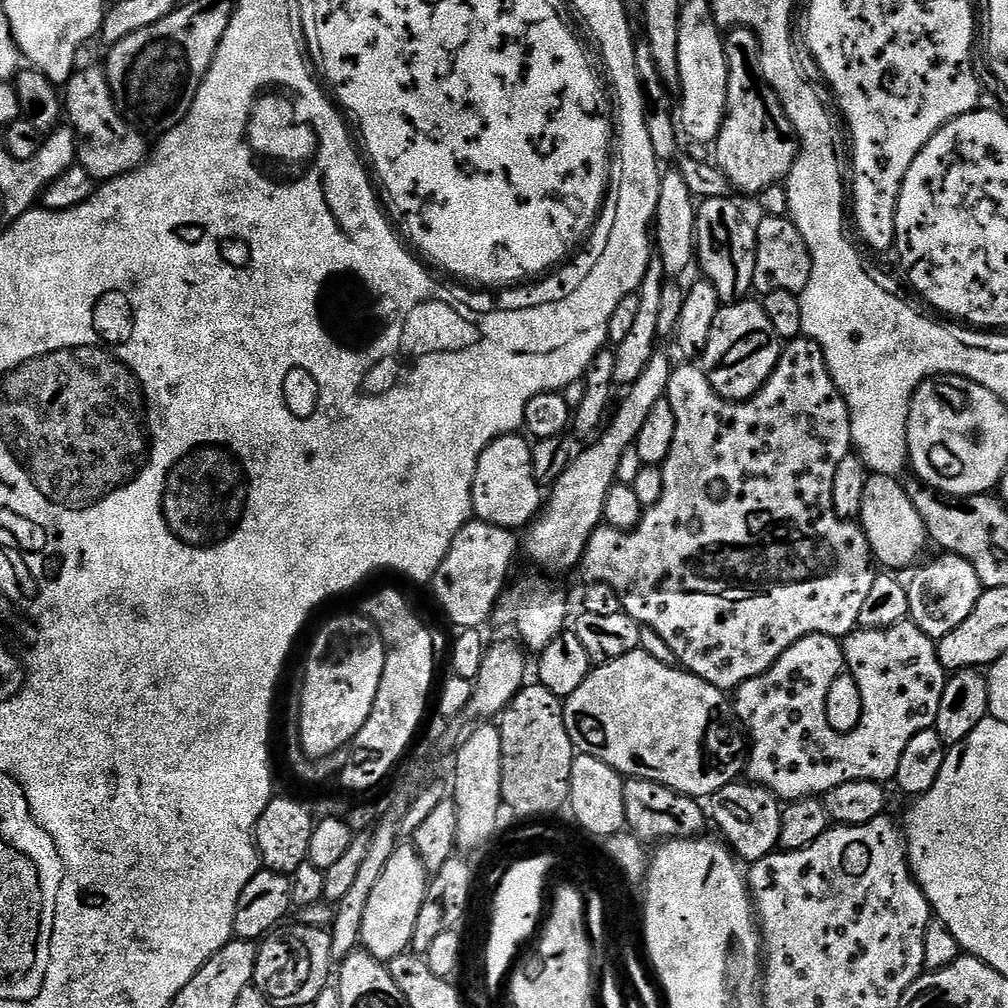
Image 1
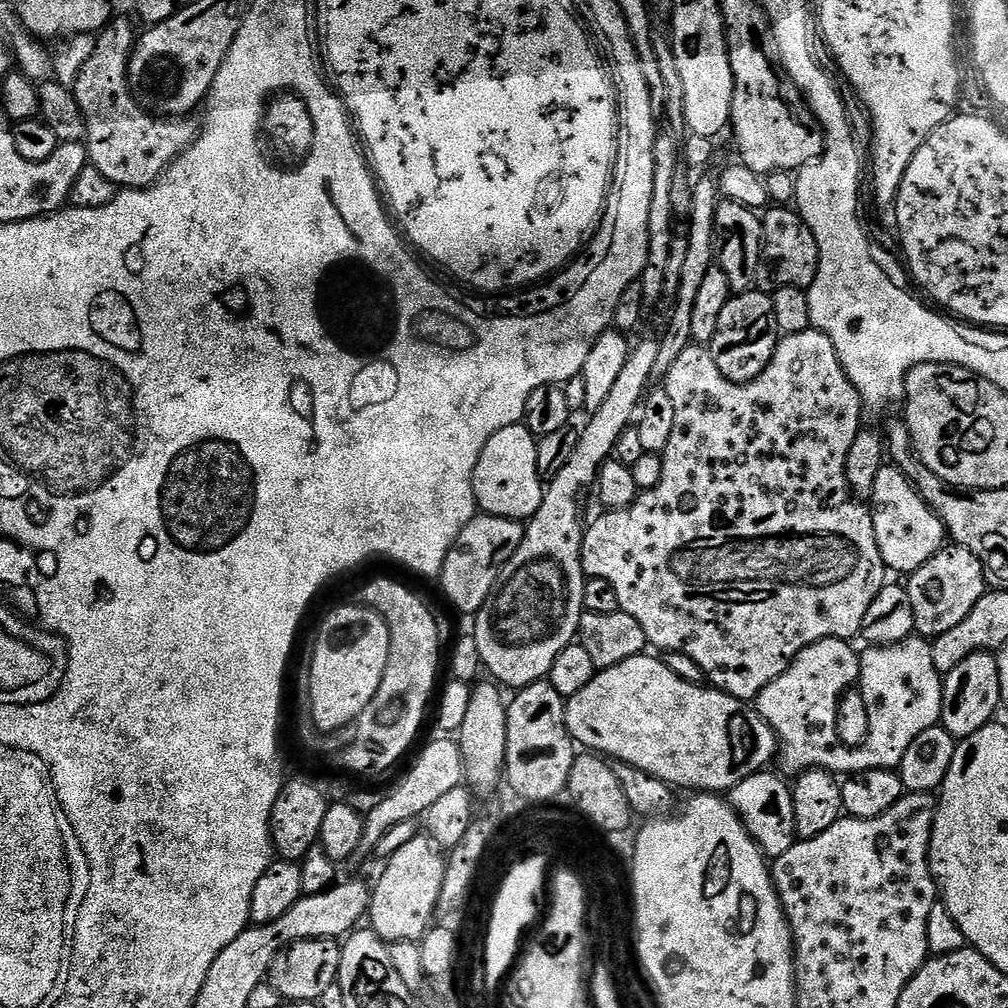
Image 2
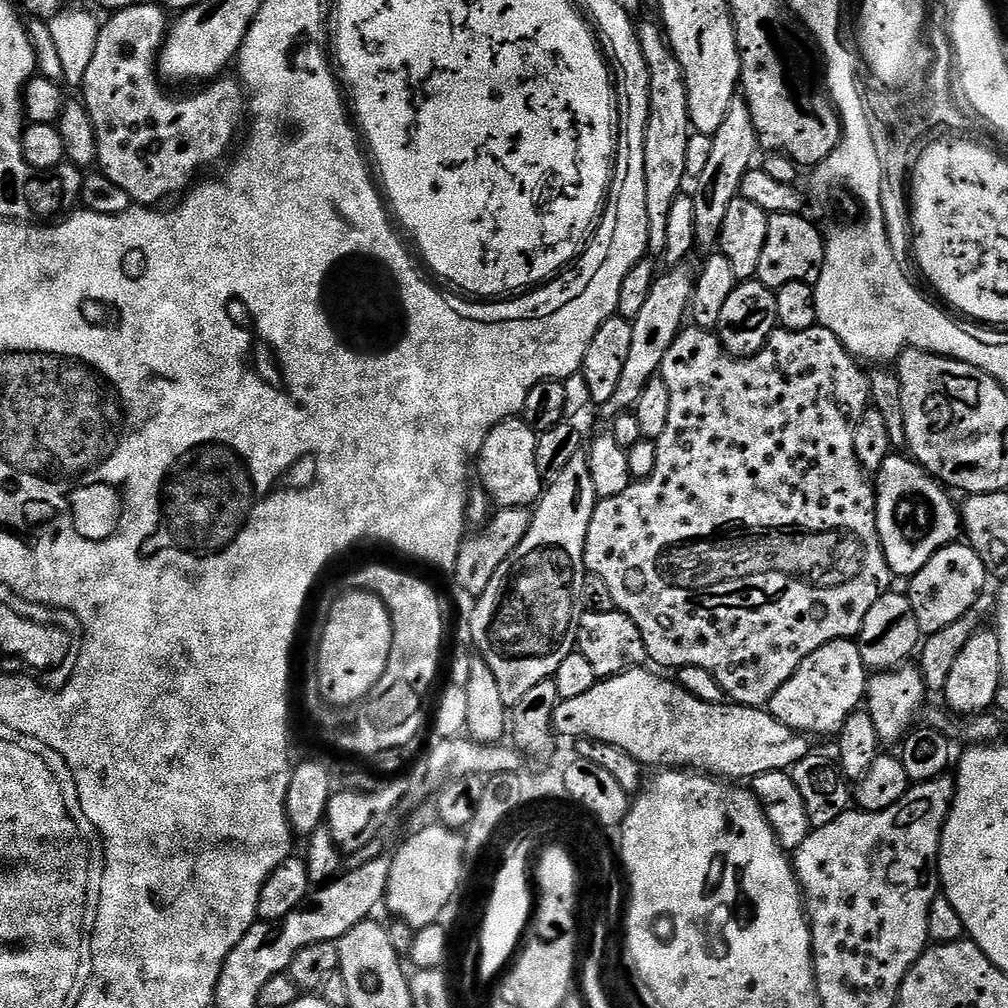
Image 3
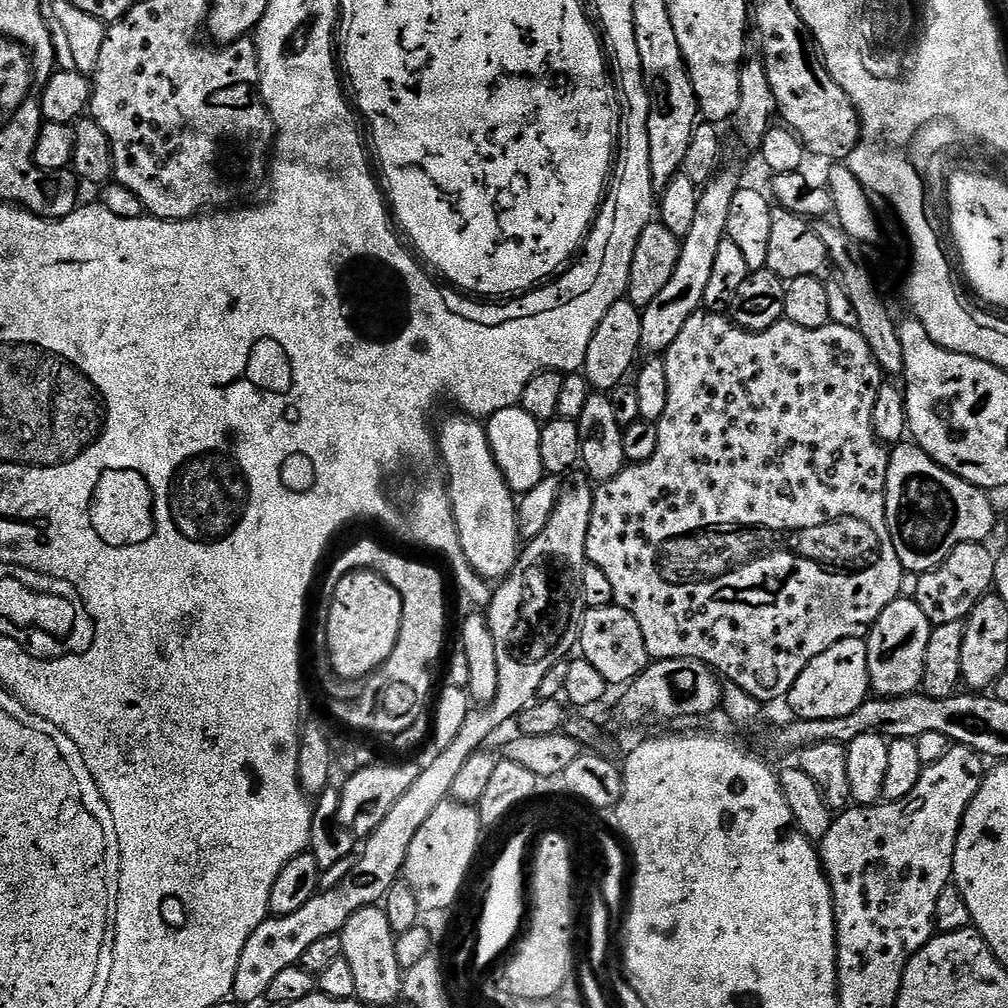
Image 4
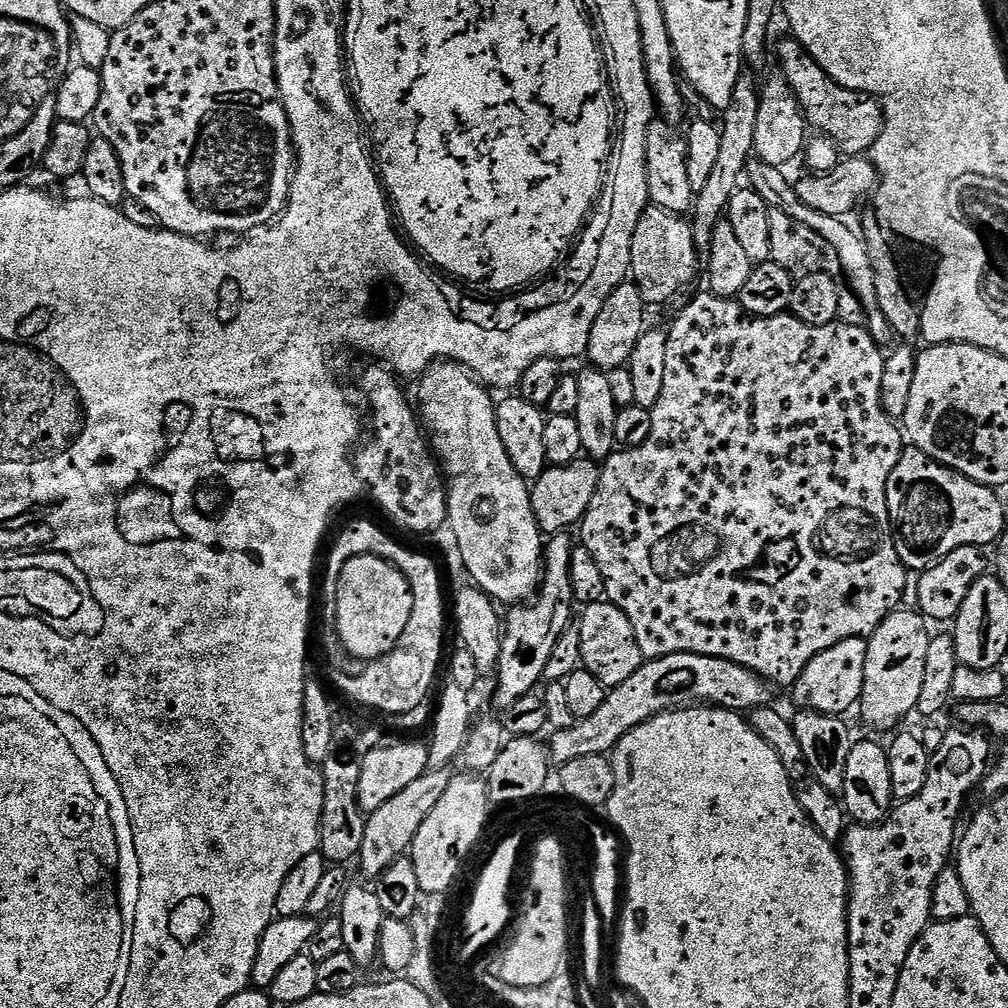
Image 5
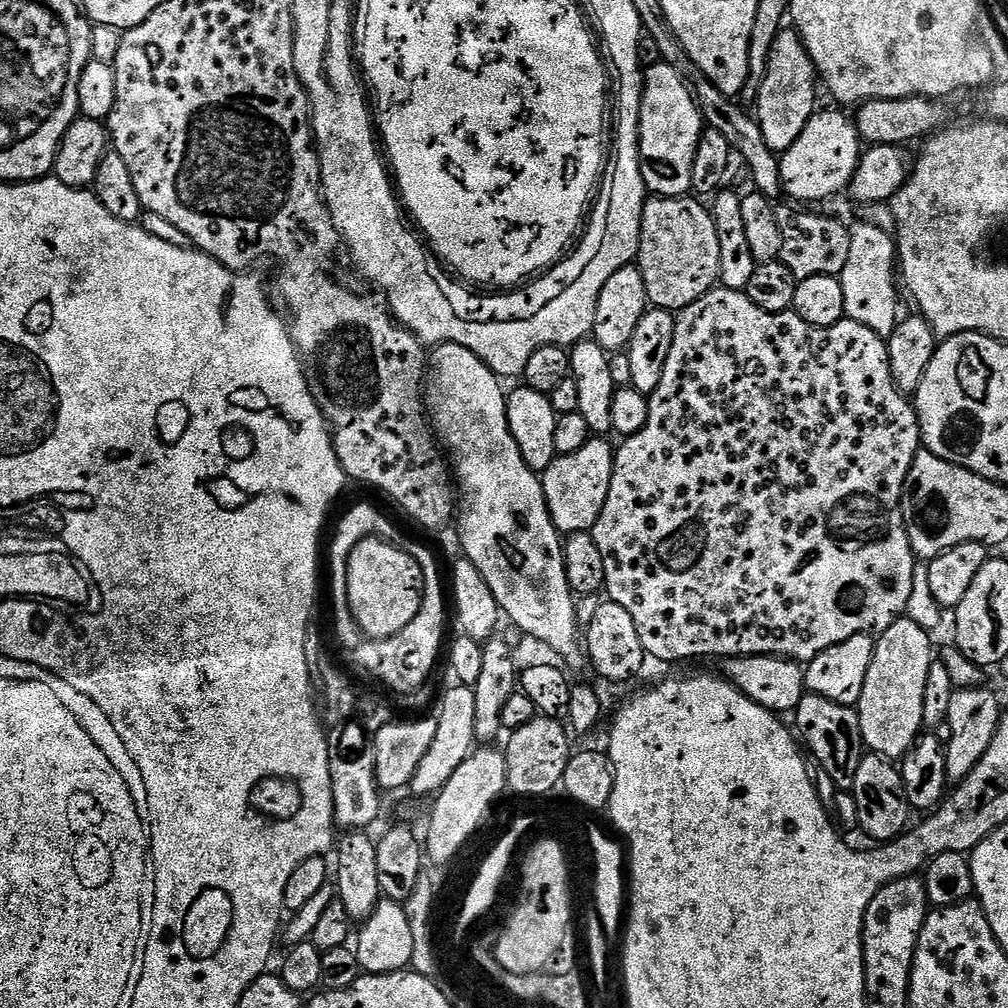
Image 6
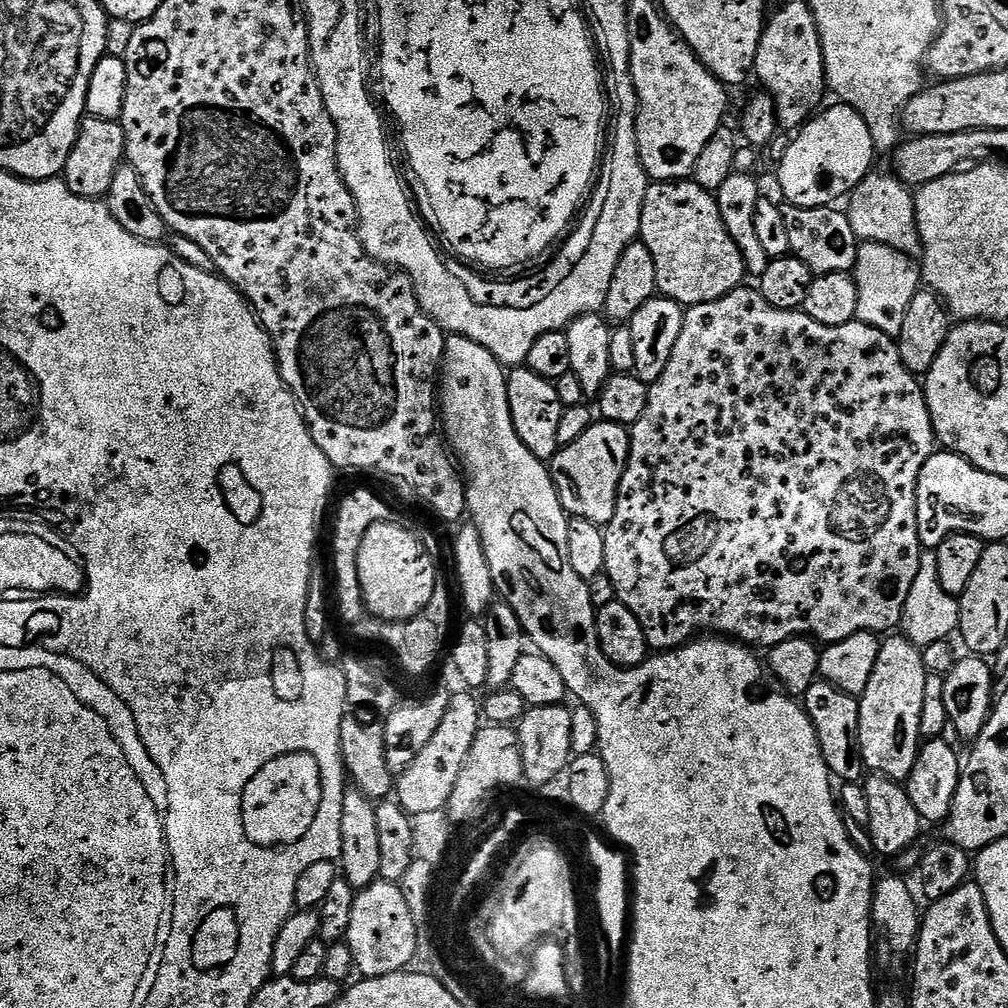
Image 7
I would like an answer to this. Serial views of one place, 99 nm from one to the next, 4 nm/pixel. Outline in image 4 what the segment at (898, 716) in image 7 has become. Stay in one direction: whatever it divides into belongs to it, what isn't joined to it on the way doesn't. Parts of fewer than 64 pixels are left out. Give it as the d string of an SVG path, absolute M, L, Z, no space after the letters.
M898 598L894 602L890 602L890 606L886 606L886 610L882 610L882 614L878 614L878 618L873 622L872 627L866 637L868 642L868 682L871 691L880 698L891 698L893 696L910 696L913 695L924 683L924 663L926 662L926 646L930 642L930 634L933 625L926 618L926 614L922 614L922 606L916 604L912 598Z

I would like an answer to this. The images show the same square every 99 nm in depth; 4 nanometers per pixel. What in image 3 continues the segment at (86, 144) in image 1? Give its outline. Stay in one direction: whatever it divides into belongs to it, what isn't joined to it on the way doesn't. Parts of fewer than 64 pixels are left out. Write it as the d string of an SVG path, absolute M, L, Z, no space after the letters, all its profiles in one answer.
M138 2L129 8L121 8L113 11L112 16L107 21L101 23L100 33L98 34L98 46L94 46L94 58L90 62L90 67L86 70L86 78L82 85L82 103L86 106L86 110L90 114L90 122L94 122L94 134L98 138L98 168L106 178L110 178L110 182L115 182L117 186L122 186L122 190L126 190L126 194L130 194L130 198L140 206L156 206L159 200L164 200L167 196L179 197L181 194L187 193L190 185L201 175L200 168L208 168L211 164L216 164L228 152L228 147L232 144L232 139L236 136L236 131L240 128L240 119L246 116L246 92L242 87L239 79L224 80L225 78L216 78L211 82L205 83L197 92L188 92L185 96L171 96L162 83L161 77L158 75L158 57L160 55L160 47L164 45L164 38L168 34L170 27L170 16L167 11L159 3L144 4Z

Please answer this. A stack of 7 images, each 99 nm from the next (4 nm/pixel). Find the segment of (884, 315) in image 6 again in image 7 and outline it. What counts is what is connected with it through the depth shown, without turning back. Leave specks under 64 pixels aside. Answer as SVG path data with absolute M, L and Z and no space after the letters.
M861 243L854 269L858 286L856 319L866 326L874 326L893 338L899 337L906 310L914 302L914 294L922 291L921 265L911 255L888 245Z

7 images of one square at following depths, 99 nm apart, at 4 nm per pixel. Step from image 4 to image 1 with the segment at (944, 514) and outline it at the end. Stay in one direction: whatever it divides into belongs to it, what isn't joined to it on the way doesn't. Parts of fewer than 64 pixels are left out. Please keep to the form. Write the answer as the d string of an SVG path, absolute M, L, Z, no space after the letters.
M869 475L862 494L858 523L864 529L875 563L885 564L888 570L904 568L912 563L915 565L916 555L926 545L924 523L918 510L914 510L914 502L910 502L903 483L891 476Z

